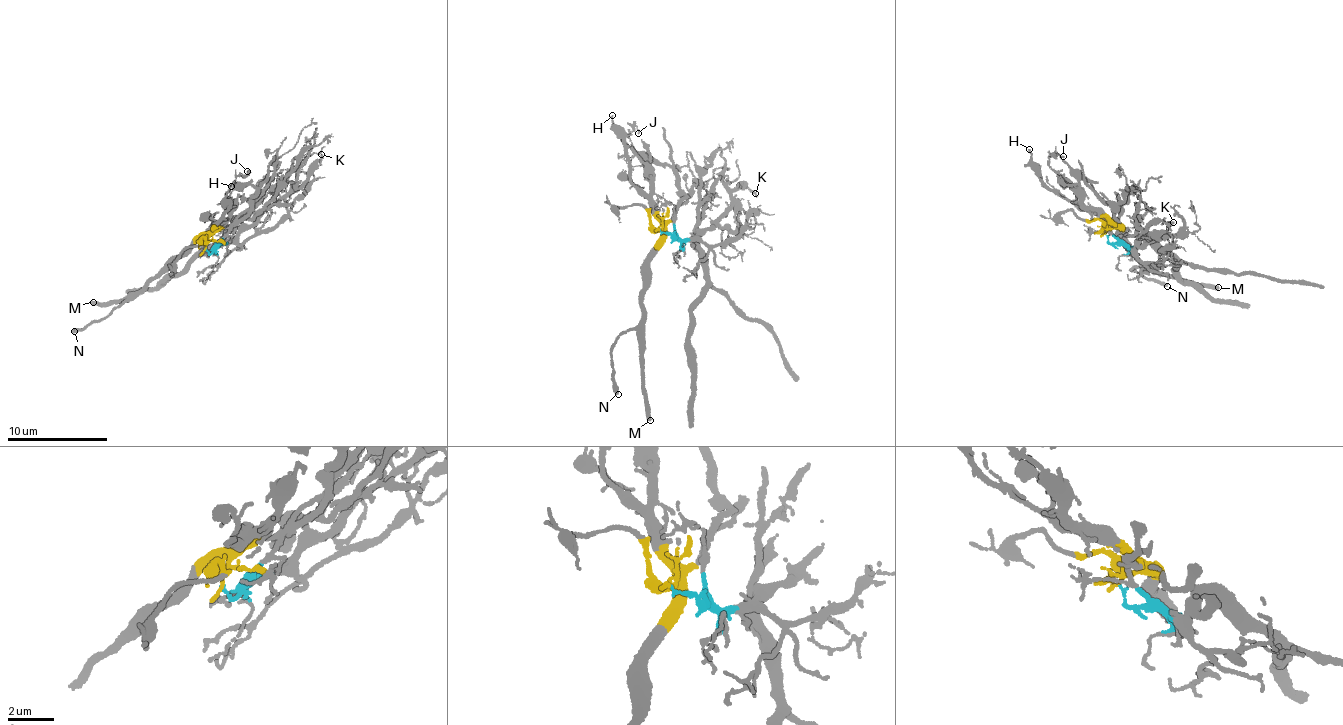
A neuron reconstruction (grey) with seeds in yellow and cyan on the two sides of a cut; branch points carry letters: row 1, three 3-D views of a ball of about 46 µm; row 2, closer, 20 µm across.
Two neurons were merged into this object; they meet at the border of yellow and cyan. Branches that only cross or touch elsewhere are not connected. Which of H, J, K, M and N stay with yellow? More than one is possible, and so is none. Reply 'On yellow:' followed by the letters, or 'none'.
On yellow: H, J, M, N

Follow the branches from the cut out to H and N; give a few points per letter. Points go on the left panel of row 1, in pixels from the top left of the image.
H: (204, 249), (215, 231), (208, 229), (222, 216), (230, 186)
N: (204, 249), (207, 235), (109, 314), (74, 331)

